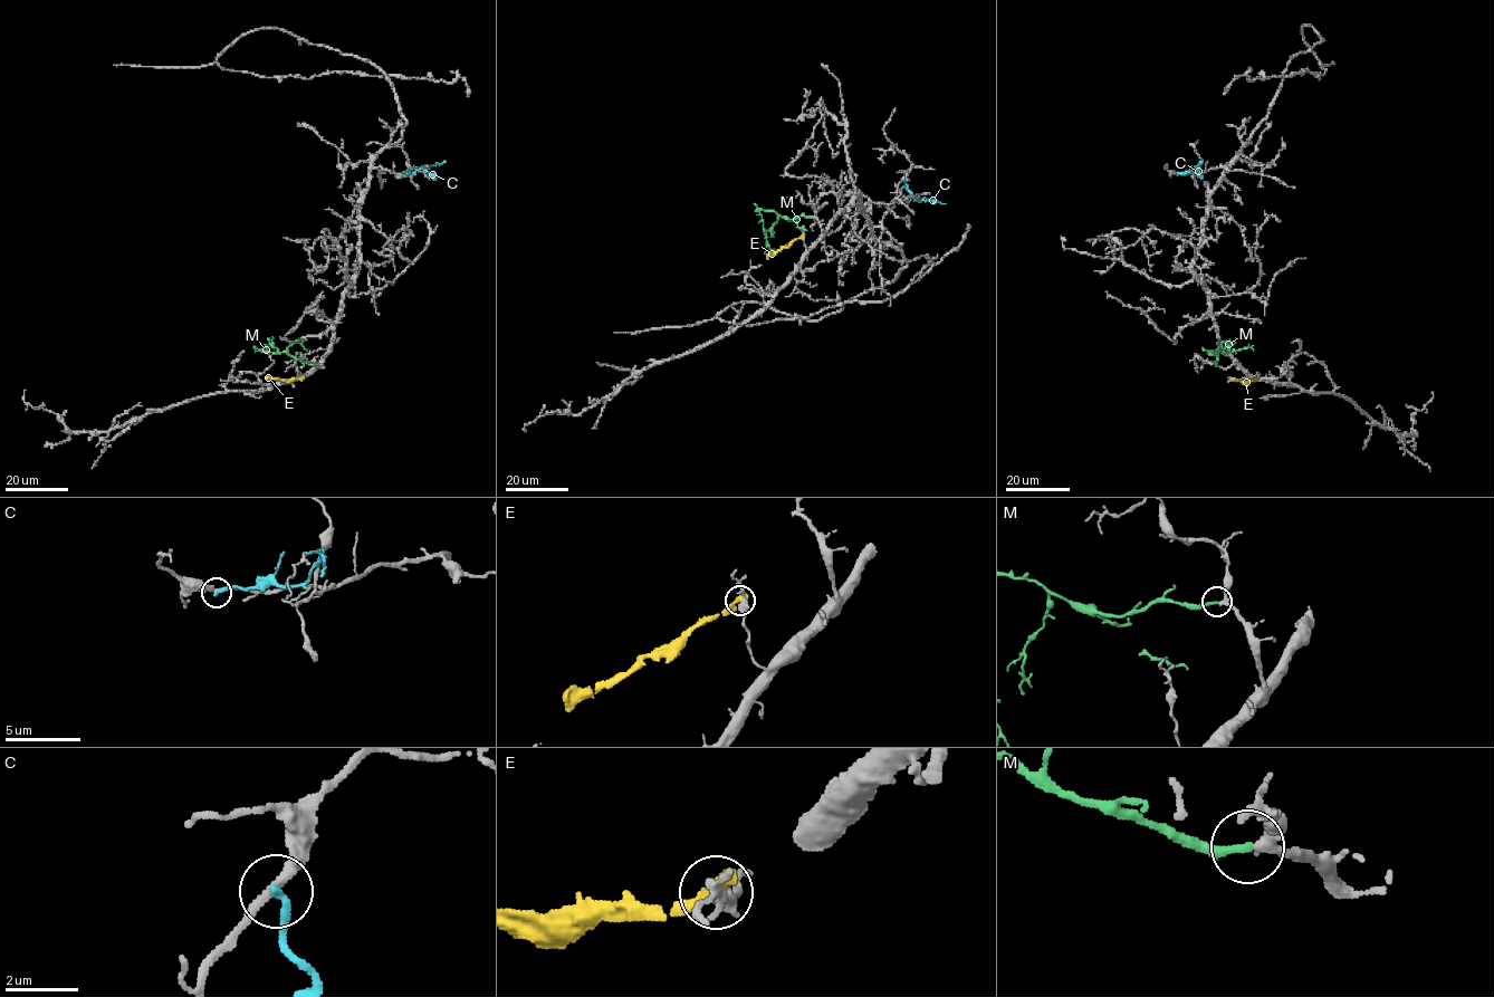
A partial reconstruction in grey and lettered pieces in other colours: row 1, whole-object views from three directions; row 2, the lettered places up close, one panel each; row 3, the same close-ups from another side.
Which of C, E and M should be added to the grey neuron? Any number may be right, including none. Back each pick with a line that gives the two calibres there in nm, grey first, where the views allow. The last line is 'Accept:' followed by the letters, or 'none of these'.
M: 260/240 nm
Accept: M

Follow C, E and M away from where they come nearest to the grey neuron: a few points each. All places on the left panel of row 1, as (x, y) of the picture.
C: (404, 175), (444, 161)
E: (303, 377), (281, 380), (266, 376)
M: (313, 364), (286, 353), (258, 350), (270, 345), (274, 348)

